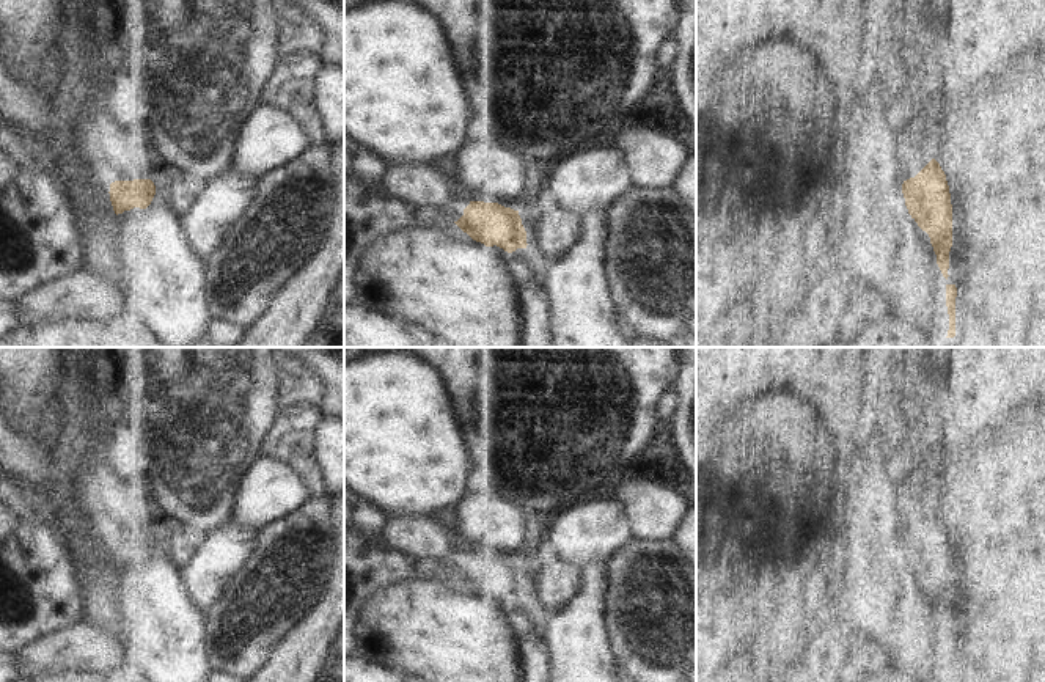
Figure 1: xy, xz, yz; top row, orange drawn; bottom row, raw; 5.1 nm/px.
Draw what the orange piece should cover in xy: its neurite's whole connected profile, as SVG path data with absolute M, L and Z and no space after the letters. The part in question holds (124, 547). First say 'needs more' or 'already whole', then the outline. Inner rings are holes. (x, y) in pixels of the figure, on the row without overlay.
needs more; M83 448L75 457L75 504L88 523L110 537L110 553L115 566L134 559L146 561L154 547L156 537L151 533L160 523L160 506L152 497L146 479L132 479L124 467L105 460Z

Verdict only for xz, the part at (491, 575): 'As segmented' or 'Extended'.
Extended.

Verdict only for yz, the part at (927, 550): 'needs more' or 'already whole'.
needs more

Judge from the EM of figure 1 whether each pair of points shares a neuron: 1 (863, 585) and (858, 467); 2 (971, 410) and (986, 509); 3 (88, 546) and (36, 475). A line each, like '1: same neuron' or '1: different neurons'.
1: same neuron
2: different neurons
3: same neuron

